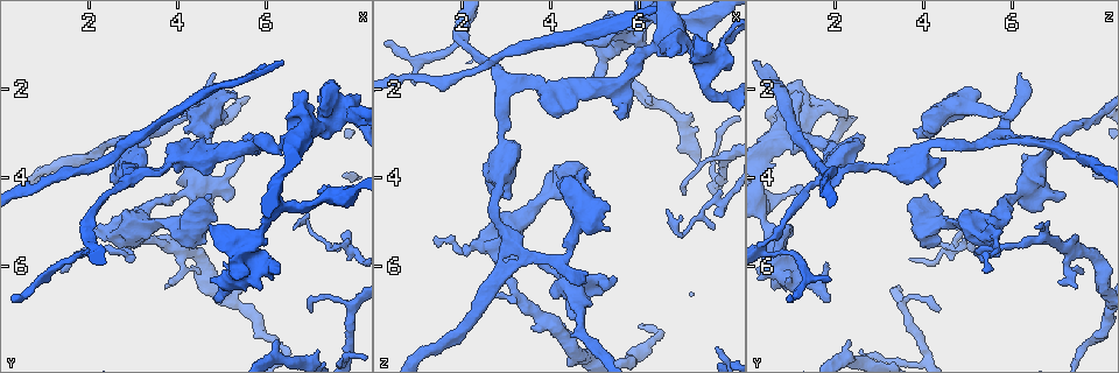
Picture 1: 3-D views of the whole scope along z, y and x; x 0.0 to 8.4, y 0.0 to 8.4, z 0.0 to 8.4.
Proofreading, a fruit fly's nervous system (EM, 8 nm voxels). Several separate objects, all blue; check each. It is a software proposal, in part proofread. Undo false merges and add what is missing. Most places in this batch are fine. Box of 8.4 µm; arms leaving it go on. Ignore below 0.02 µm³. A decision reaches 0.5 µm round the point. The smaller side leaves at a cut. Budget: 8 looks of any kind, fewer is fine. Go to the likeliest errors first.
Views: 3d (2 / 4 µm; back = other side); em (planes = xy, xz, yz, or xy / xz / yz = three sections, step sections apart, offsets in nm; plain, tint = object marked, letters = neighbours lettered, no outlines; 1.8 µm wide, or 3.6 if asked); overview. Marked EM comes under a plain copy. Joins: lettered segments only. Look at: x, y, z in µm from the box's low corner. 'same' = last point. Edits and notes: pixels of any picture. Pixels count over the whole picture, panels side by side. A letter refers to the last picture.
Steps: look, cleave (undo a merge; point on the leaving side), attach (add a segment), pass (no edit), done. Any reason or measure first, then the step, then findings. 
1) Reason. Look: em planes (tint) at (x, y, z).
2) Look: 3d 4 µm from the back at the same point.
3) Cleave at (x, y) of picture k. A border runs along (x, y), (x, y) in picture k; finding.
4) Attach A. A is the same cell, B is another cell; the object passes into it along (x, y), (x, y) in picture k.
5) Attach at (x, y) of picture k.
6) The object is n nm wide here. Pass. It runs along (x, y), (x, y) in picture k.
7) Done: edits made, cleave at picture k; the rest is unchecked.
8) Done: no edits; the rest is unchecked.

Abrupt turn. Look: 3d 4 µm at (6.85, 3.05, 0.90).

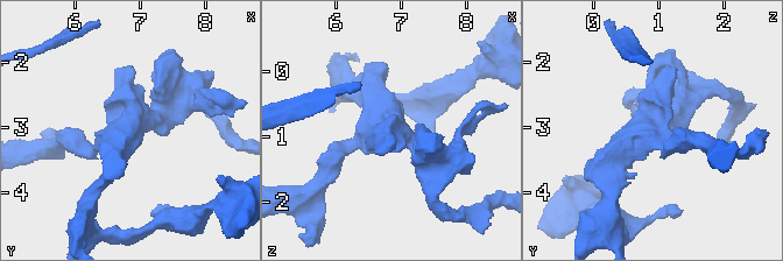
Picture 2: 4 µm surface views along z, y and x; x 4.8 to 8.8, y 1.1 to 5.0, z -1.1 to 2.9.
Need the tissue. Look: em xy step 8 (tint) at (6.85, 3.00, 0.85).

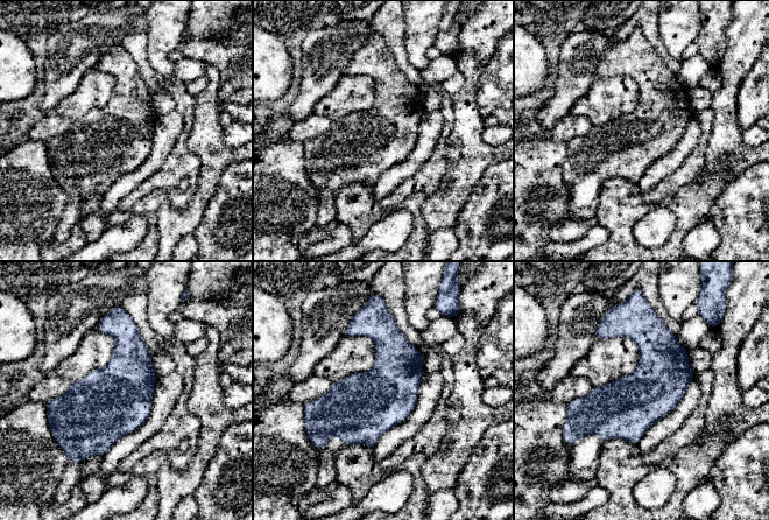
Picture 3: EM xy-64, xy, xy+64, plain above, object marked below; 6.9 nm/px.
Look: em planes (letters) at the same point.

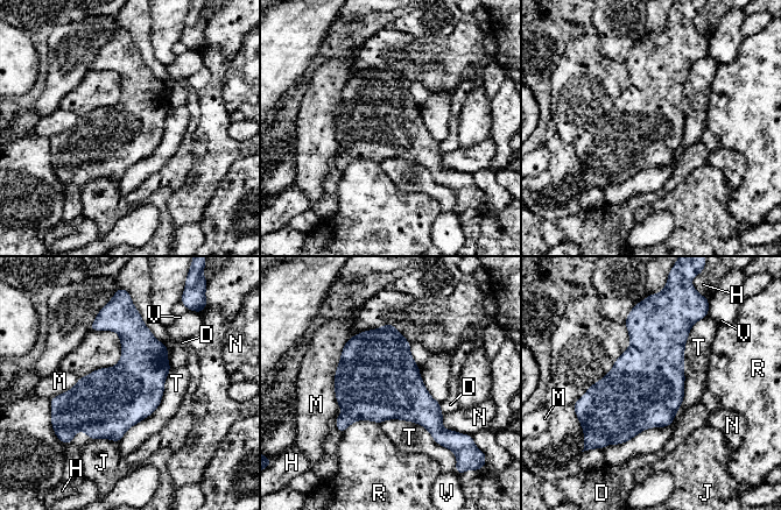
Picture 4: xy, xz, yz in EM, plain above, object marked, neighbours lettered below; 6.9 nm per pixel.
The longest contact is with T, 1100 nm. Pass. D, H, J, M, N, R, T and V are other cells; a border runs along (698, 320), (674, 420), (603, 450) in picture 4; all the same cell.

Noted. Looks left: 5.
Branch point. Look: 3d 4 µm at (5.55, 5.55, 0.70).

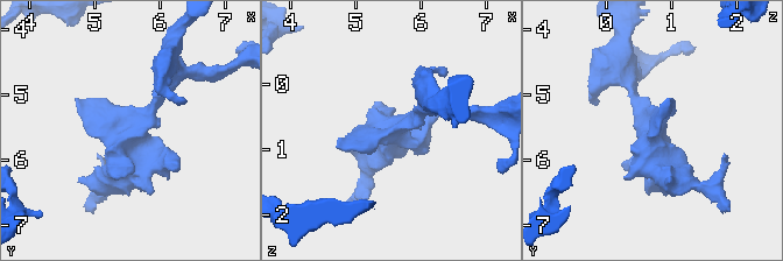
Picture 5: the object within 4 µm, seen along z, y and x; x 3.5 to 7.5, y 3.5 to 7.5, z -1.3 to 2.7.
4 arms meet here. Look: em 3.6 µm planes (tint) at (5.60, 5.55, 0.70).

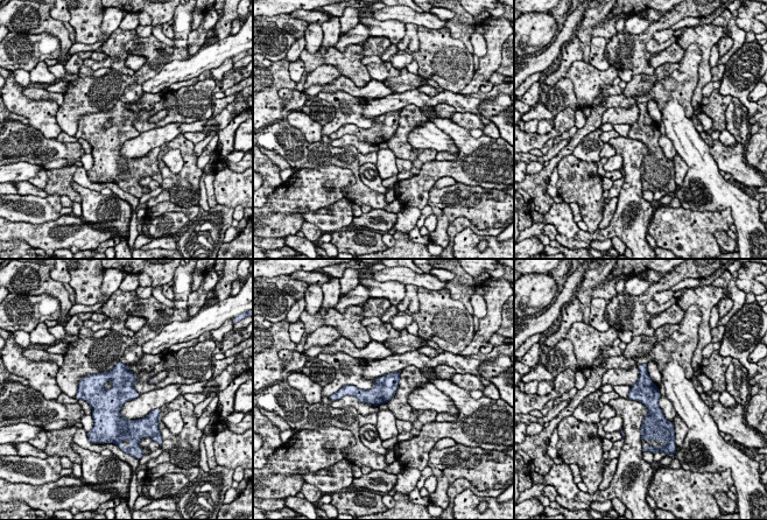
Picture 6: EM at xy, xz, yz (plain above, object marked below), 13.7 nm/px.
What lies round it. Look: em 3.6 µm planes (letters) at the same point.

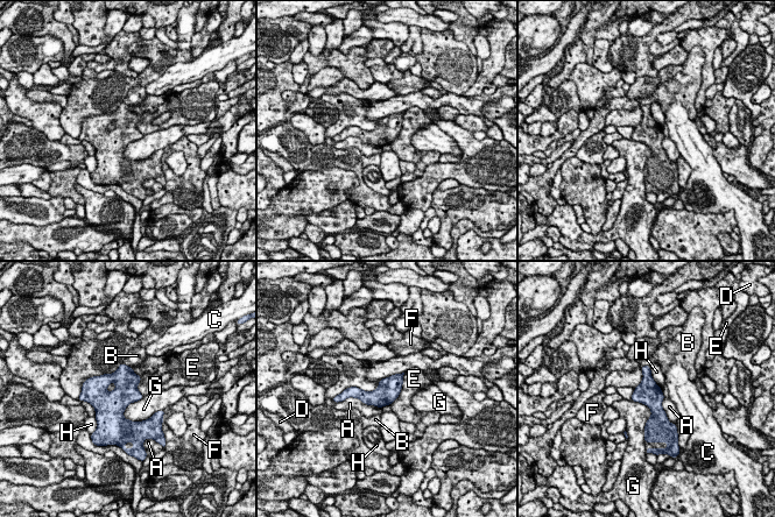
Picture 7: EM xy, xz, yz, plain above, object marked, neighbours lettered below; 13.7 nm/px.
Pass. A, B, C, D, E, F, G and H are other cells; a border runs along (404, 373), (401, 391), (389, 405) in picture 7; one cell here.

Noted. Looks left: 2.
Branch stops here. Look: 3d 2 µm at (5.45, 3.45, 6.30).

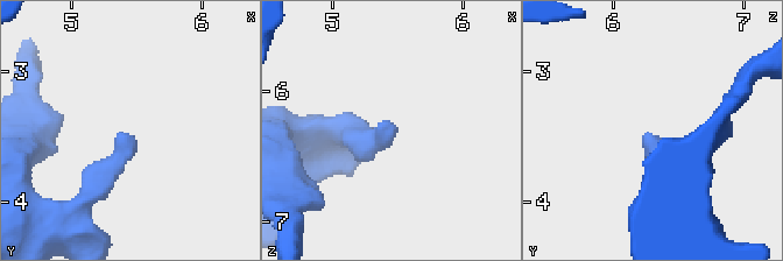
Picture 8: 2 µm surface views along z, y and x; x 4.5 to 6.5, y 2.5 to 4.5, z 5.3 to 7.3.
Look: em planes (letters) at (5.44, 3.46, 6.26).

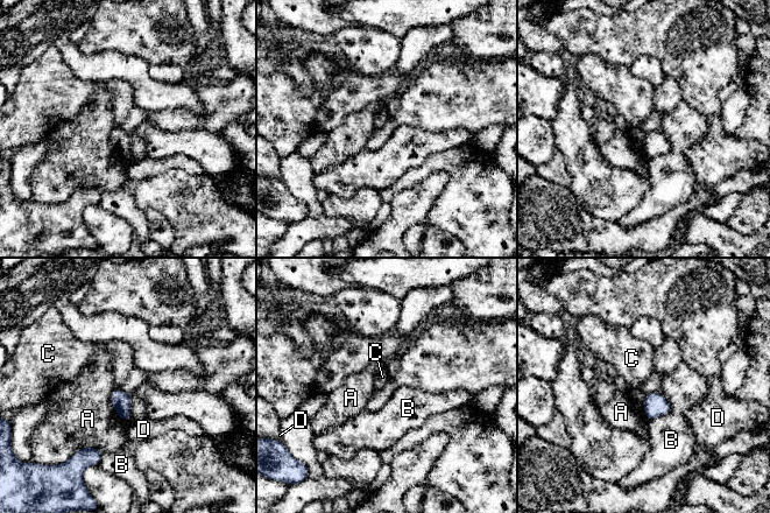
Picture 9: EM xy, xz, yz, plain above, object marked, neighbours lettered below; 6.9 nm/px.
Pass. A, B, C and D are other cells; a border runs along (115, 387), (119, 389) in picture 9; none of them fits.

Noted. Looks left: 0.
Done: no edits; the rest is unchecked.

